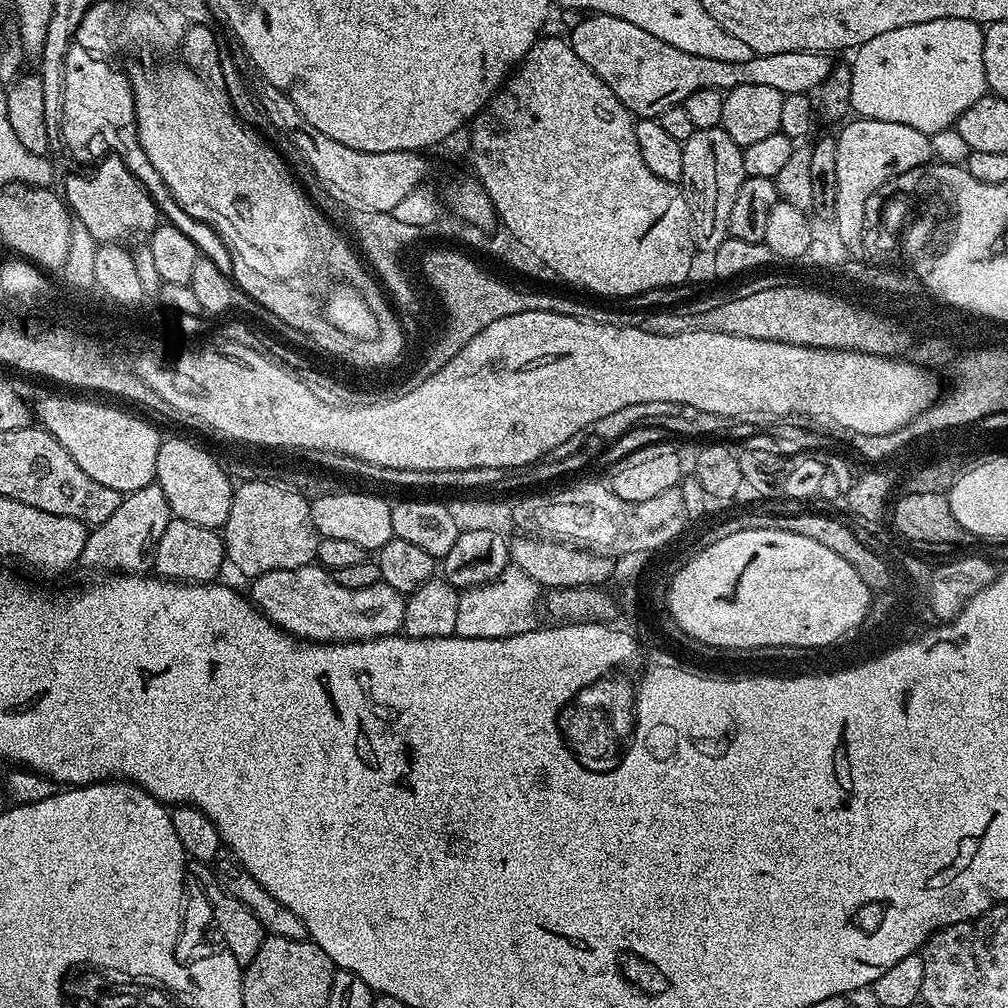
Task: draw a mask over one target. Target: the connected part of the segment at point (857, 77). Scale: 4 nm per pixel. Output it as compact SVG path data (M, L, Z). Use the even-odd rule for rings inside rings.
M938 18L934 22L886 30L886 34L870 38L870 42L855 49L853 56L856 57L850 60L852 112L865 120L902 122L929 134L944 132L947 128L949 131L957 118L988 92L986 66L982 66L983 41L984 28L966 18Z

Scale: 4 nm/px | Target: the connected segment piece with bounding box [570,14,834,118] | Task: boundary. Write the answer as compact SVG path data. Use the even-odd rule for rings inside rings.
M588 14L572 28L570 43L574 54L614 90L618 102L626 106L636 118L659 118L663 112L683 105L694 90L718 88L727 90L738 86L770 86L782 95L815 93L834 67L831 55L823 52L790 50L790 54L753 54L750 62L717 62L714 58L698 58L696 54L686 54L654 38L646 30L626 22L622 18Z

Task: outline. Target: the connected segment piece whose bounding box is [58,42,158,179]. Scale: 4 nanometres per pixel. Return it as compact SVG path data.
M73 42L66 50L66 58L64 59L64 85L60 88L60 102L58 111L60 111L60 132L64 135L64 144L72 152L80 152L84 148L84 144L88 144L92 140L92 136L96 136L99 132L104 132L104 140L109 144L111 151L119 156L124 164L136 179L141 176L156 176L158 170L152 172L153 168L148 168L150 158L146 157L146 150L142 150L140 141L136 139L136 103L132 97L132 85L127 75L123 76L116 68L111 68L107 64L107 59L101 58L94 52L87 52L82 46Z

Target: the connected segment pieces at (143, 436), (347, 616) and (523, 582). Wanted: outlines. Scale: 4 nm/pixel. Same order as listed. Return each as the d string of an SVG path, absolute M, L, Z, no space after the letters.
M44 396L34 404L39 427L45 428L78 462L94 482L110 486L122 494L142 490L153 483L158 466L158 450L162 433L132 412L95 404L92 400L67 400L64 396Z
M313 562L290 570L270 570L251 581L250 599L273 624L293 636L313 642L343 642L346 640L377 640L379 636L399 633L404 627L405 593L394 590L386 583L366 586L362 590L350 590L338 586L335 575Z
M507 567L495 580L461 593L454 634L460 637L498 638L531 632L538 624L536 612L539 600L541 603L542 588L538 583L518 567Z

